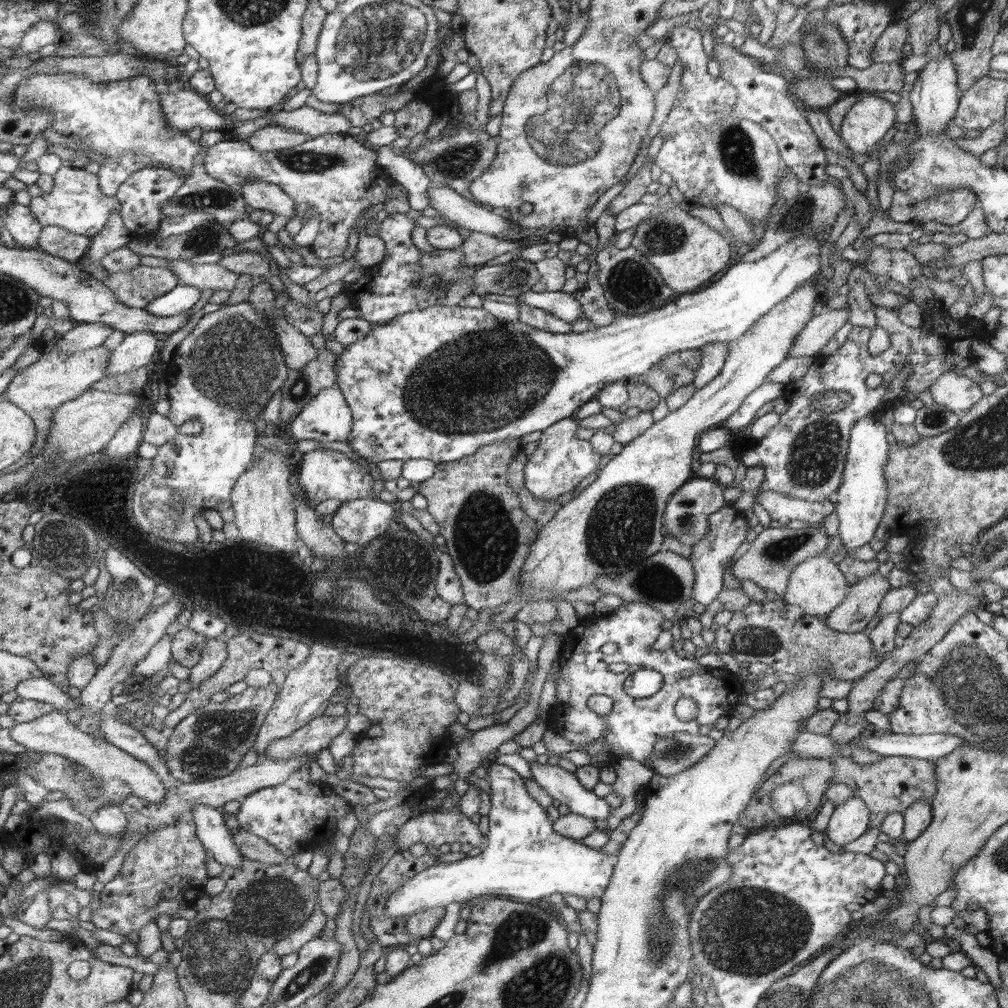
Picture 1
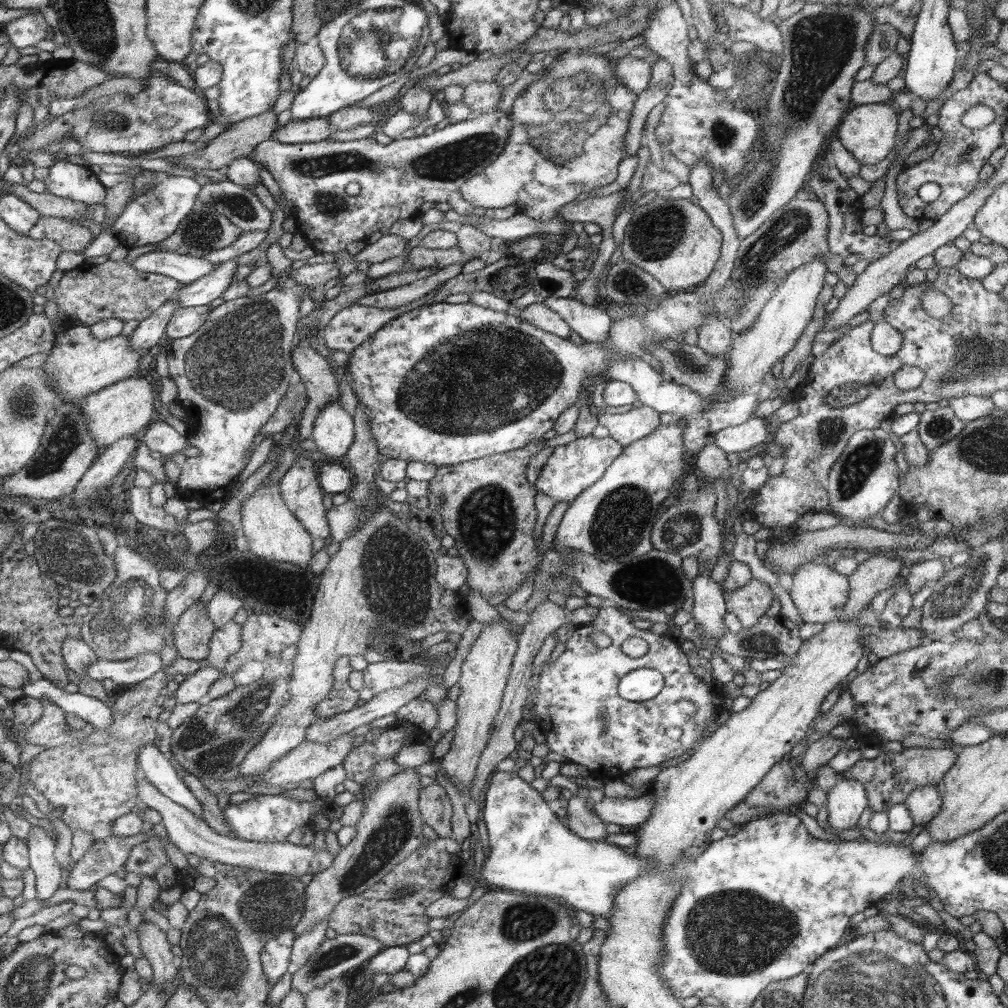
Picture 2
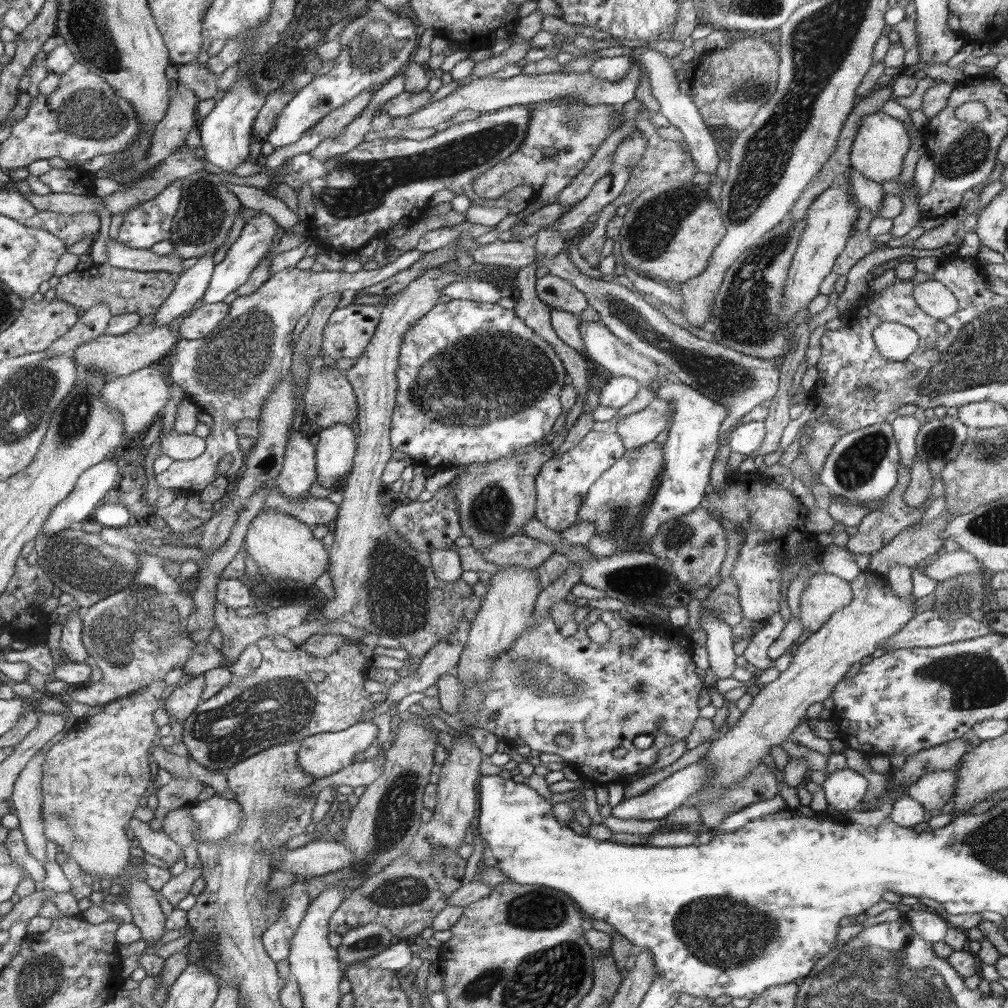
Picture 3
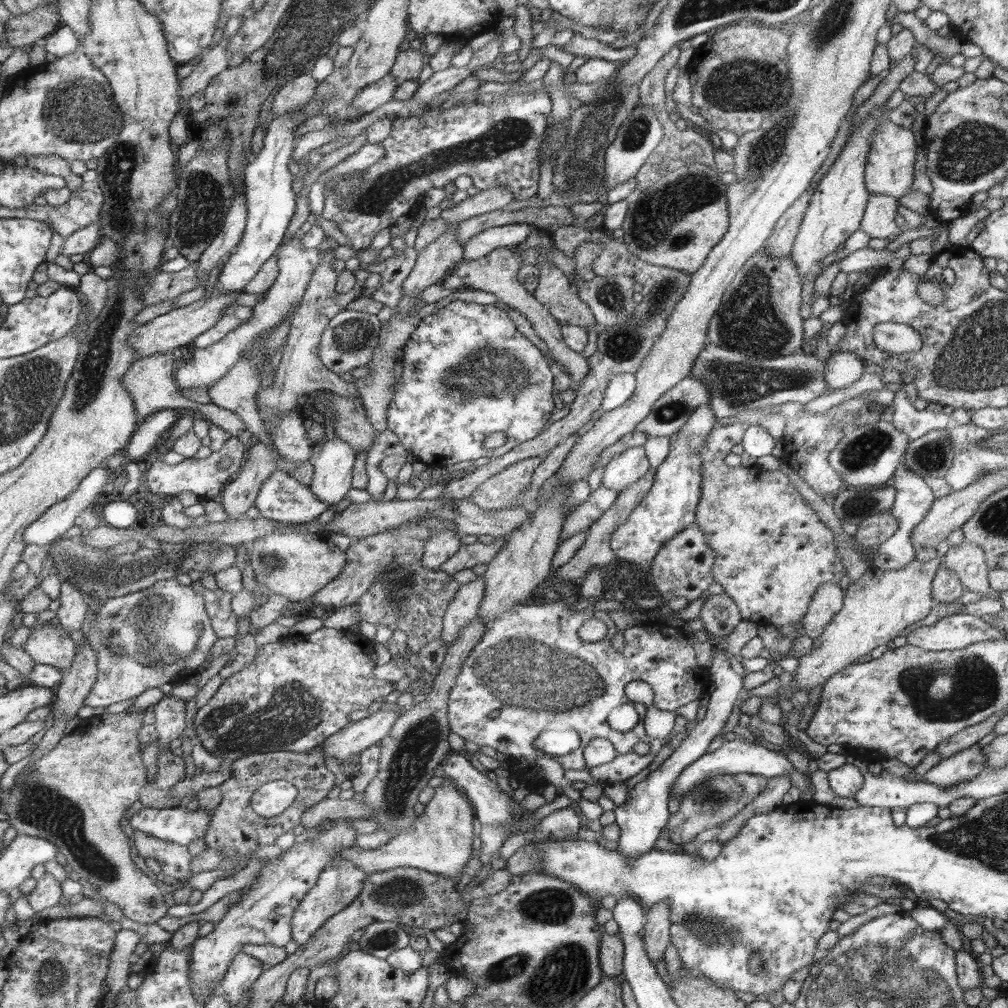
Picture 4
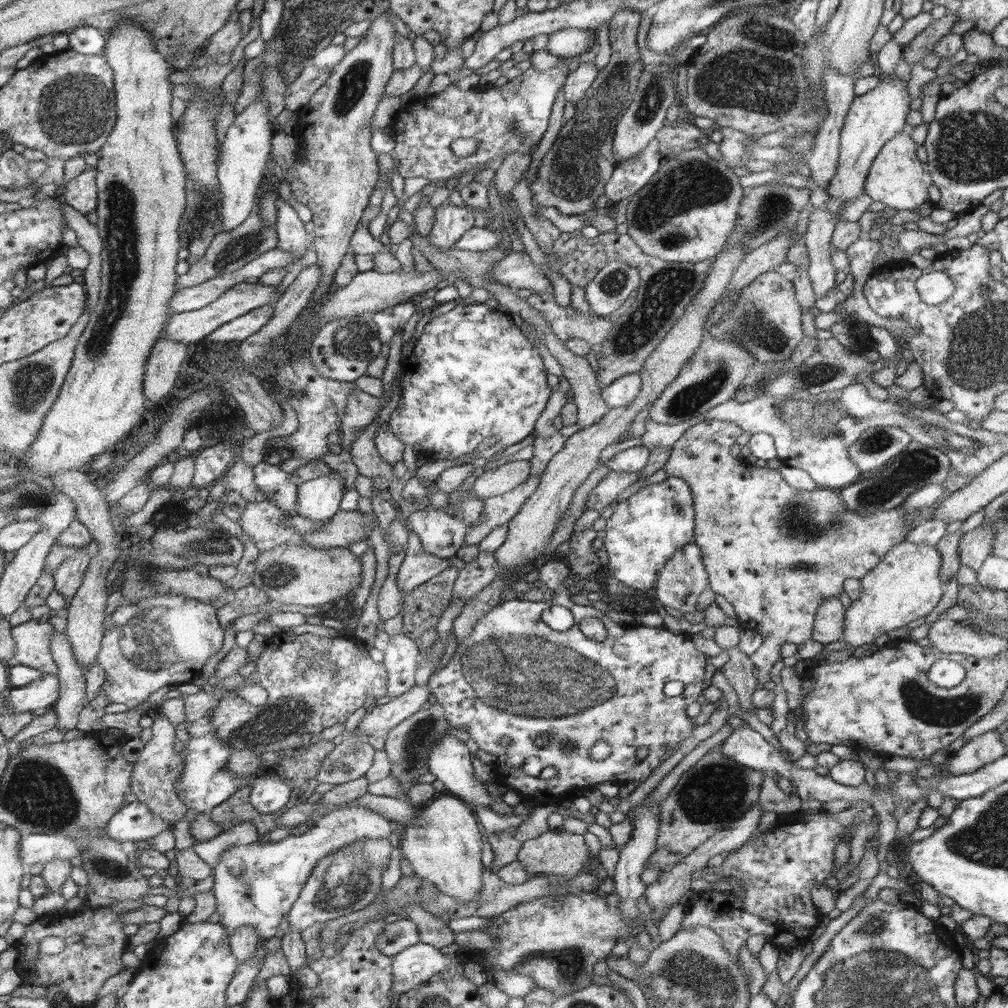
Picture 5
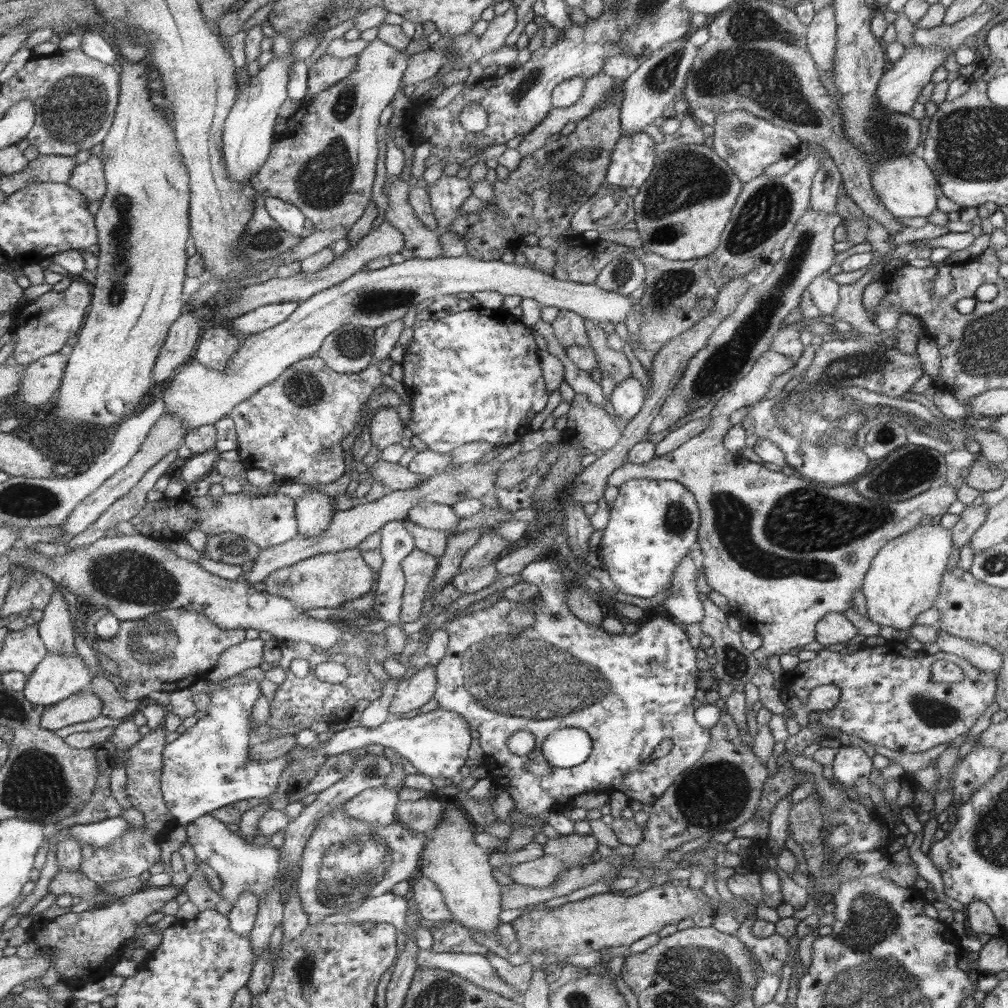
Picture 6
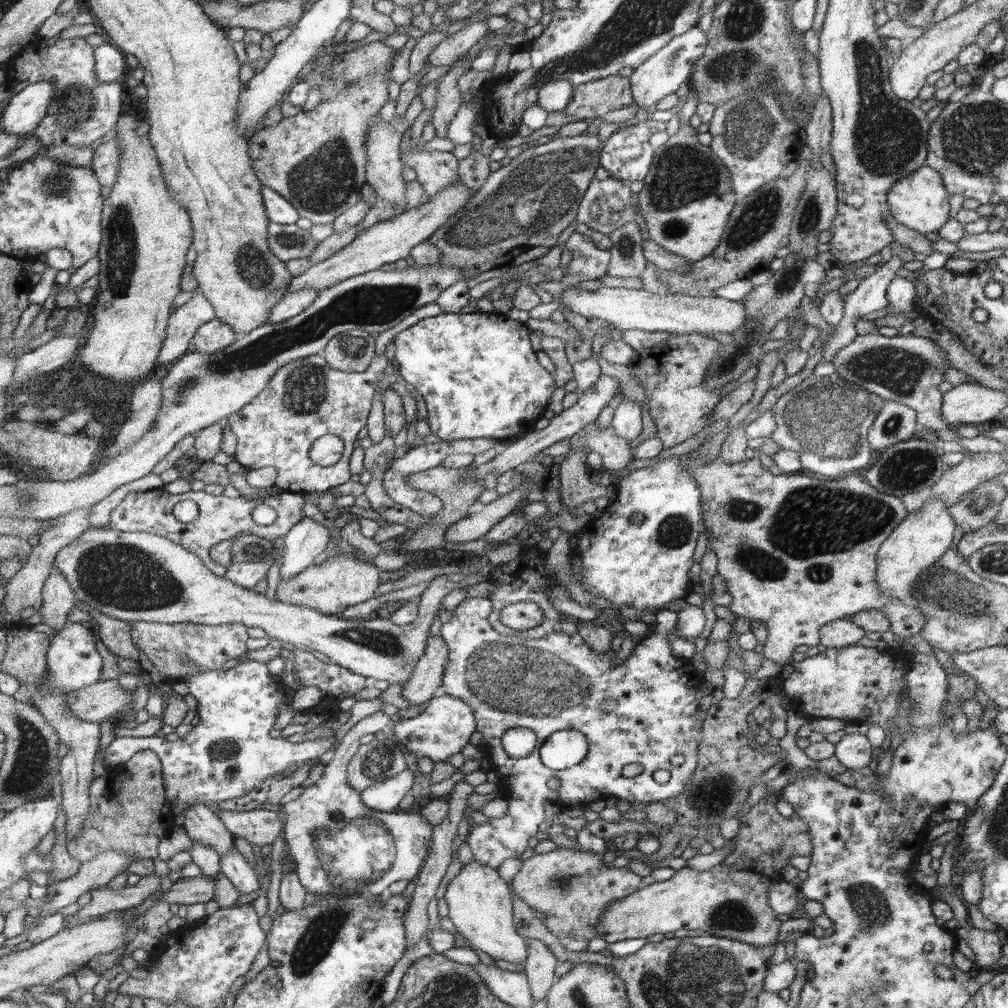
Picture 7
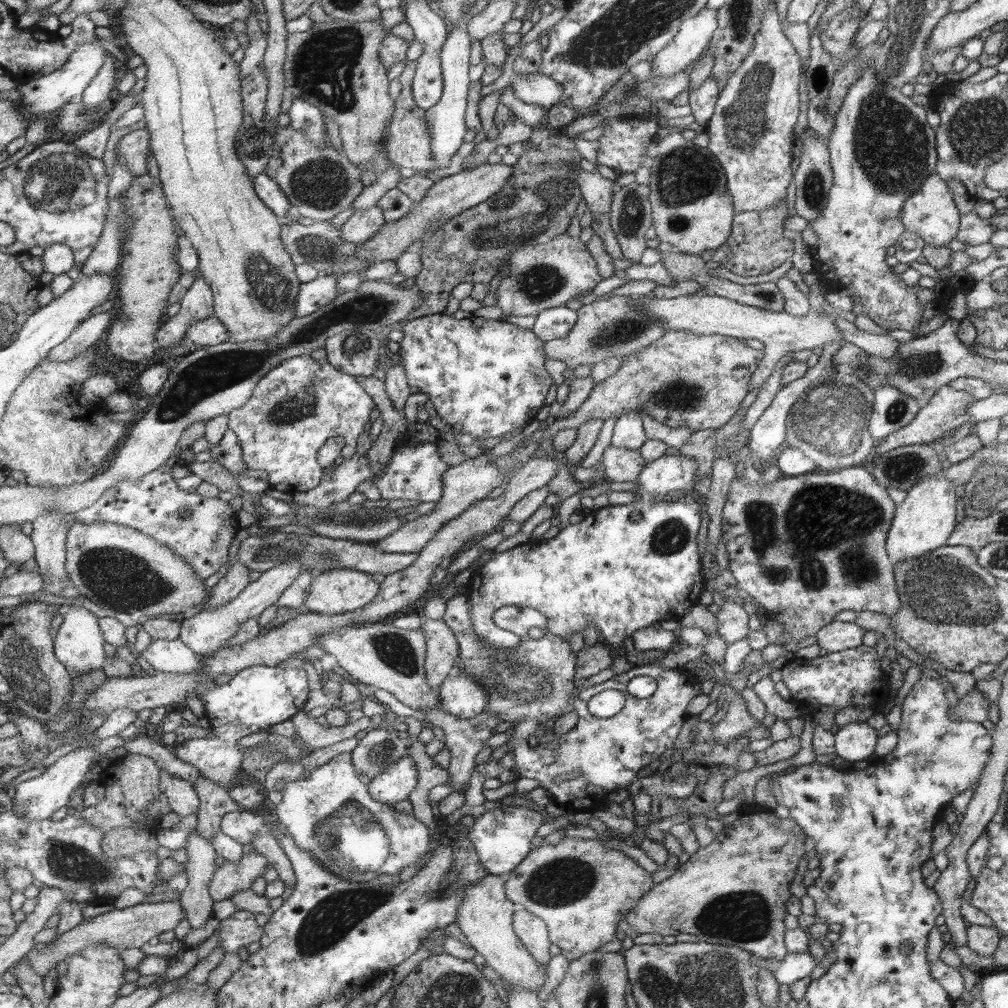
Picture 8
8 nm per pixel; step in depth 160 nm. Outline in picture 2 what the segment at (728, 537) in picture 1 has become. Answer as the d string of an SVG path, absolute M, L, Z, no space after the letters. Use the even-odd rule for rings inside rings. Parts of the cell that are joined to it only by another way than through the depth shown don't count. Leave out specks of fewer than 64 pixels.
M699 569L698 575L694 578L692 591L694 591L694 607L692 614L697 624L702 624L705 632L712 634L710 642L719 650L719 638L728 632L727 627L722 623L722 617L727 610L725 597L717 584L710 577L710 569Z

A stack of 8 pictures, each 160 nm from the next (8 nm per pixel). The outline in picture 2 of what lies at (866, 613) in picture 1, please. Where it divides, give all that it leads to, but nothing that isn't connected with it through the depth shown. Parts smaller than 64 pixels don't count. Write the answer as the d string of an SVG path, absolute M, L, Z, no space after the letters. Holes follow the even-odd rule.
M875 555L861 562L857 569L847 577L850 584L848 602L844 605L839 620L857 618L871 604L872 598L883 590L892 588L894 580L904 566L901 557Z

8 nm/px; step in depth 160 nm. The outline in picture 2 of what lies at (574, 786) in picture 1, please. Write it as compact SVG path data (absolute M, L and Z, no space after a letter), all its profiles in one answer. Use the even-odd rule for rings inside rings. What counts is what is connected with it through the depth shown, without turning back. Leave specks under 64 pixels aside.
M648 791L638 798L607 798L594 804L594 815L605 824L611 823L620 827L640 826L650 818L656 806L656 795Z

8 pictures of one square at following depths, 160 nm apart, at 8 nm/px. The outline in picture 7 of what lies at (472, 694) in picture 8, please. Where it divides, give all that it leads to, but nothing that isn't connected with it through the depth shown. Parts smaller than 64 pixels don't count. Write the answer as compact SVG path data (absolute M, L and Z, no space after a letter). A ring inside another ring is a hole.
M449 694L431 698L425 707L415 716L410 715L408 719L392 722L387 732L410 754L415 754L418 758L430 758L434 765L442 760L450 761L453 754L458 754L469 744L472 733L476 733L475 711L462 699Z

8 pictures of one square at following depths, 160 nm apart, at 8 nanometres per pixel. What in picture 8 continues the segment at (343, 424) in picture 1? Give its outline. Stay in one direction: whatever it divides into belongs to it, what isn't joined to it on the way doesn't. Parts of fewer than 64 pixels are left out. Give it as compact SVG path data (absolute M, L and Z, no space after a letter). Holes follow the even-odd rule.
M295 552L294 559L279 563L278 566L264 571L256 581L250 581L248 587L234 600L215 610L193 612L184 618L181 621L179 639L186 643L196 655L205 656L206 653L216 652L218 648L224 648L227 640L239 631L242 622L260 616L265 608L272 606L272 604L277 604L284 591L299 578L302 570L301 562L296 559Z

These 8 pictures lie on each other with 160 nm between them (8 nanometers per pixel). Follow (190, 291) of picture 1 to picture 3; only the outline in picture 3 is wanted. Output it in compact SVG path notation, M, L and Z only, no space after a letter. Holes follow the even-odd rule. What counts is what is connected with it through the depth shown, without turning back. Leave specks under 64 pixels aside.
M255 210L255 216L246 222L240 237L230 246L225 258L216 264L203 294L202 301L206 304L223 302L228 294L232 294L241 284L244 284L249 274L258 266L264 254L272 249L272 238L276 234L278 224L264 211ZM271 248L271 249L270 249Z

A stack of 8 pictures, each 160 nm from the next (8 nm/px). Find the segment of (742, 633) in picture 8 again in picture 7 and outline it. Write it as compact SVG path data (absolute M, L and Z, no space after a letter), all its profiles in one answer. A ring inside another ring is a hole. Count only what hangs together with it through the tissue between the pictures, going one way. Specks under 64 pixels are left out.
M699 452L690 453L690 459L687 460L689 464L689 473L693 476L700 491L703 491L703 515L704 526L707 528L706 536L708 539L707 548L711 548L716 554L718 559L717 574L719 574L728 587L728 593L732 595L732 602L730 603L730 610L736 617L750 618L751 620L760 620L768 630L767 640L759 651L763 654L764 658L770 658L774 662L783 665L784 663L793 660L793 654L799 649L806 649L809 646L816 646L819 643L820 632L822 627L827 622L844 619L848 616L856 614L864 609L875 608L882 611L887 619L891 622L891 630L899 638L899 642L892 648L896 652L901 652L908 647L908 640L912 635L918 635L923 626L925 625L925 616L918 608L910 608L903 602L891 596L885 596L878 583L876 583L875 568L877 550L880 545L890 533L904 520L909 514L908 510L900 497L892 496L891 494L883 494L878 492L875 488L869 486L865 481L865 477L852 474L848 478L842 480L820 480L820 478L812 478L812 476L802 476L802 474L788 474L781 473L778 476L764 467L760 463L760 459L754 458L751 462L740 461L739 463L727 463L724 459L718 457L714 460L707 462L703 460Z

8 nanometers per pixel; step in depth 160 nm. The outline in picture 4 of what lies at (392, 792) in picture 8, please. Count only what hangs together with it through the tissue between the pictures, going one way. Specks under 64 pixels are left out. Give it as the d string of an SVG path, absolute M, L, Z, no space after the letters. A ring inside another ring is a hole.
M340 820L330 830L322 831L320 834L315 834L313 841L305 841L303 844L292 846L290 850L279 856L278 859L268 860L268 863L260 869L257 879L248 886L247 895L243 896L240 903L236 903L233 907L228 909L228 912L223 916L222 920L218 922L213 932L208 936L201 937L193 942L191 948L191 955L189 960L189 979L193 984L193 994L199 1000L211 1000L211 988L217 980L221 980L228 973L234 959L241 952L243 944L272 944L274 946L286 946L288 942L294 940L292 938L292 917L299 908L304 897L311 892L312 888L318 883L319 877L323 871L327 869L330 863L333 862L334 856L348 848L348 846L356 846L356 837L358 833L350 827L350 822Z

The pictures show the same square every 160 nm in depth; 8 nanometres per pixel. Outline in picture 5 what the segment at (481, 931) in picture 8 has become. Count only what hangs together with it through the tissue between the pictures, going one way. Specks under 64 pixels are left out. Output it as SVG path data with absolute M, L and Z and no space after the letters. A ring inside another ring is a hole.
M440 796L428 805L423 805L420 818L414 820L412 826L403 827L400 834L400 848L403 858L412 865L412 870L423 880L431 882L438 890L446 893L457 901L471 901L483 888L482 862L482 832L474 812L455 796Z

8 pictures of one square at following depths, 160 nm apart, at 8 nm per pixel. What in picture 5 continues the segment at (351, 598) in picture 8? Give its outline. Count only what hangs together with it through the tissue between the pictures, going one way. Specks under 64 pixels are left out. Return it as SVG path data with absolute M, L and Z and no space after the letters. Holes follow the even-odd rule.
M299 539L275 546L272 550L259 551L255 563L254 586L280 605L329 606L357 589L362 580L361 562L346 547L321 549Z

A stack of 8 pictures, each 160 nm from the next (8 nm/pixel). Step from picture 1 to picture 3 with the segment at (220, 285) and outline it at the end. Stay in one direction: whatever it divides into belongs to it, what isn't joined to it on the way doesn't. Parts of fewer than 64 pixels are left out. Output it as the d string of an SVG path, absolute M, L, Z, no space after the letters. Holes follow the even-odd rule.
M108 240L108 260L112 266L136 272L170 272L181 274L185 260L176 253L158 255L150 249L124 246L117 241Z

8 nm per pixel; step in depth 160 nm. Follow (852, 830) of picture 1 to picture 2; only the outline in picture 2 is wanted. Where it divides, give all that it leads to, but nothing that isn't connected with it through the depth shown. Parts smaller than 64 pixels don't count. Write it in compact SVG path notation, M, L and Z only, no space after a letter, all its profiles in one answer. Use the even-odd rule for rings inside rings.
M840 779L826 793L828 823L834 831L854 829L868 806L864 786L854 779Z

